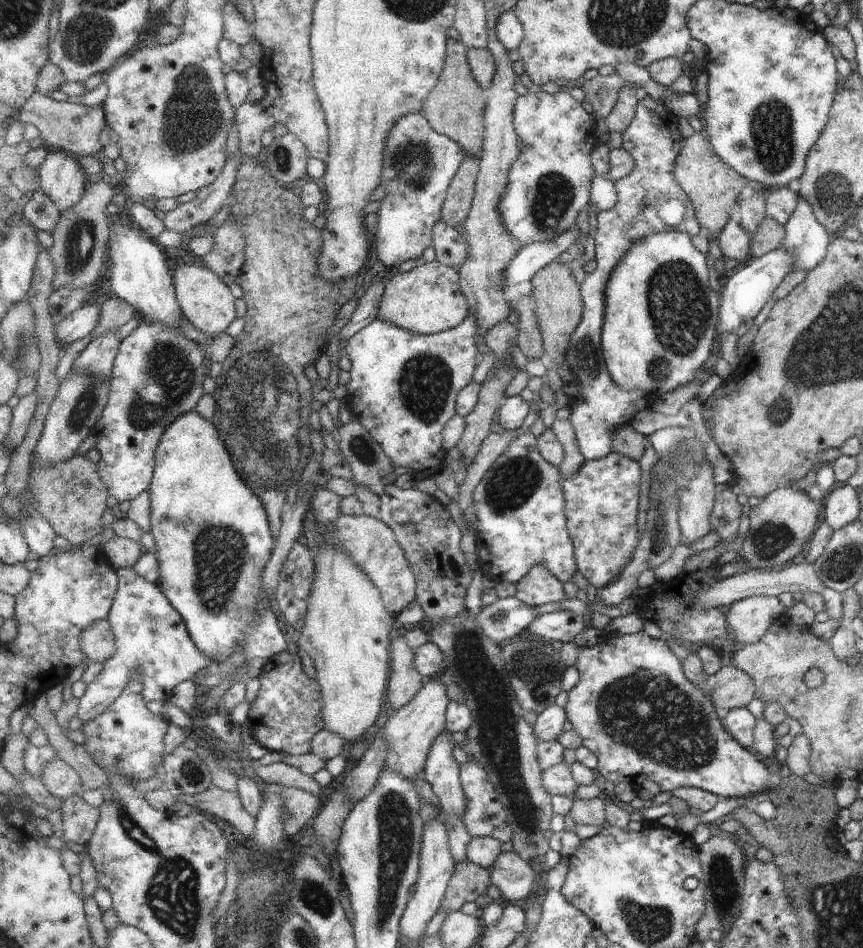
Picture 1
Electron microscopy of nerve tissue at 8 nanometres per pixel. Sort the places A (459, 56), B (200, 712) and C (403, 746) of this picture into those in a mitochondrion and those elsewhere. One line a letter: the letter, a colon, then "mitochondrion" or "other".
A: other
B: other
C: other

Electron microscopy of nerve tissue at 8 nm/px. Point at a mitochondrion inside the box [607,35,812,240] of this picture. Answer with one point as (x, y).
(772, 134)

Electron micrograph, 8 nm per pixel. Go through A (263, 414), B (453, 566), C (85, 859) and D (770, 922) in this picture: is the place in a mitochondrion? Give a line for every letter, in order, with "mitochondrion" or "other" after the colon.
A: mitochondrion
B: other
C: other
D: other

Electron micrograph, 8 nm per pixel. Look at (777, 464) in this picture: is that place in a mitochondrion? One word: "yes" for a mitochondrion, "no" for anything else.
no

